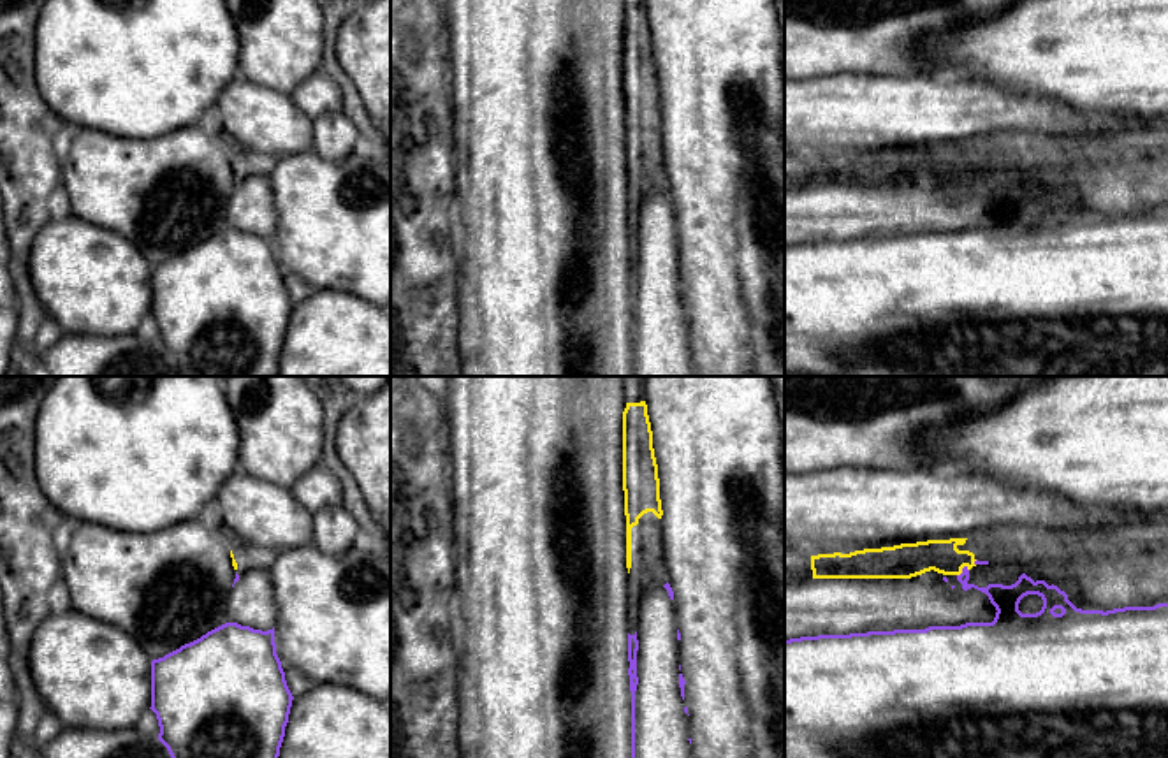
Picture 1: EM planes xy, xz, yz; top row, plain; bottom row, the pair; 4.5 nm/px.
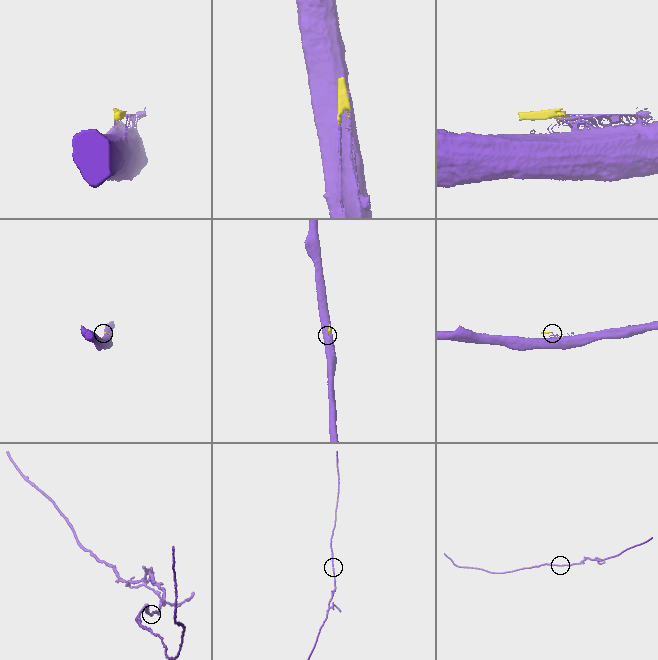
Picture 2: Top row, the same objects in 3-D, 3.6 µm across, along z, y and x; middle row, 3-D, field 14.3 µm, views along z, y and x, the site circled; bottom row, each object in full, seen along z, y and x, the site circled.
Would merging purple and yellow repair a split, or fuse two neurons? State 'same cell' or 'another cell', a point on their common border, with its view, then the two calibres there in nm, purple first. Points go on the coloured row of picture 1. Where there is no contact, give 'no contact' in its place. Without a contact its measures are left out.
another cell | yz (963, 570) | 120/160 nm

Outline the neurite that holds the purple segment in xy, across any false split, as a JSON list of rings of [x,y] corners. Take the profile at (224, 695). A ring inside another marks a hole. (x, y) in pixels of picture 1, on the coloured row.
[[[225,623],[201,638],[151,661],[151,711],[157,714],[160,733],[158,740],[167,747],[171,758],[278,758],[285,737],[285,726],[292,707],[292,693],[285,681],[281,661],[276,654],[274,628],[262,631],[237,623]]]

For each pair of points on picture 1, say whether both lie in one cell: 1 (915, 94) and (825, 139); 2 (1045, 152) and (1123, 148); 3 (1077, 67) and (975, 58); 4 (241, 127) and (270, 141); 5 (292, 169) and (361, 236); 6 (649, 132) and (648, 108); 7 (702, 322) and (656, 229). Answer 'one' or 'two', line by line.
1: one
2: one
3: one
4: one
5: one
6: one
7: two

